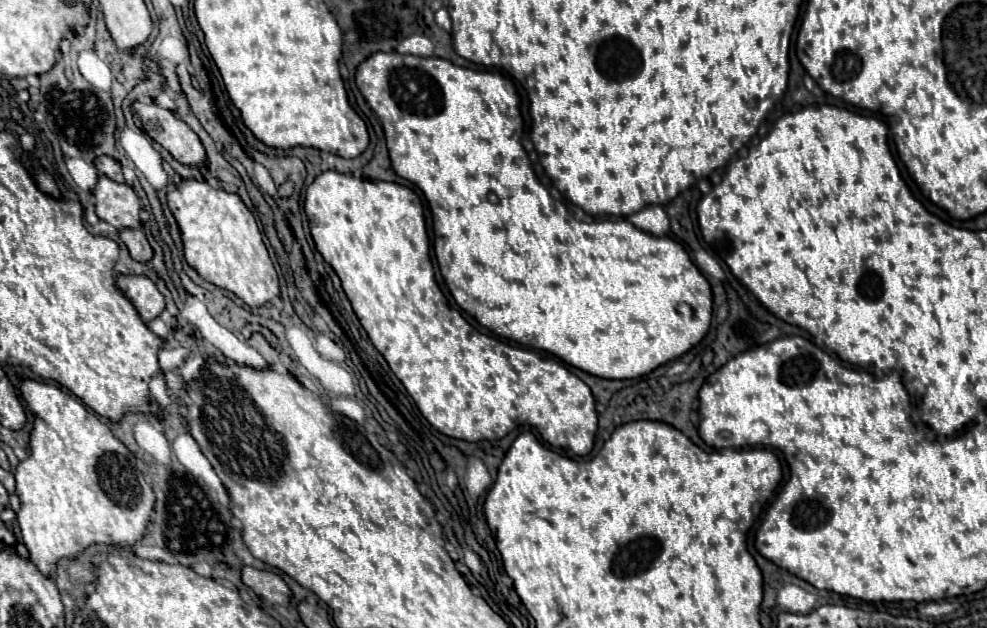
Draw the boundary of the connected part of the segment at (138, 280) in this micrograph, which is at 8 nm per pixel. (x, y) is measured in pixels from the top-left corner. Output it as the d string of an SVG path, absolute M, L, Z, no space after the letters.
M118 274L116 286L134 302L136 310L140 312L142 320L148 324L160 312L166 308L164 296L160 294L156 282L152 282L148 276L136 276L136 274Z

